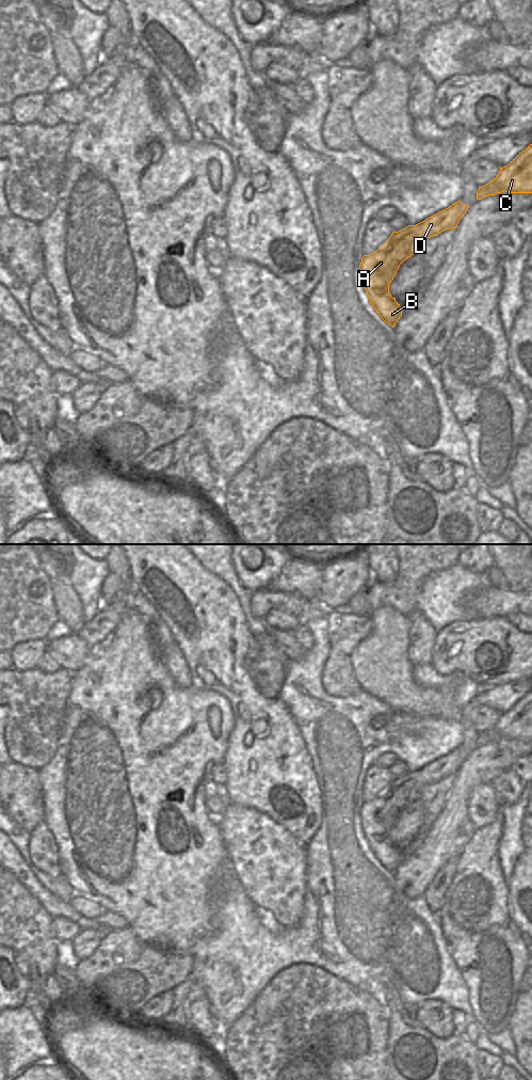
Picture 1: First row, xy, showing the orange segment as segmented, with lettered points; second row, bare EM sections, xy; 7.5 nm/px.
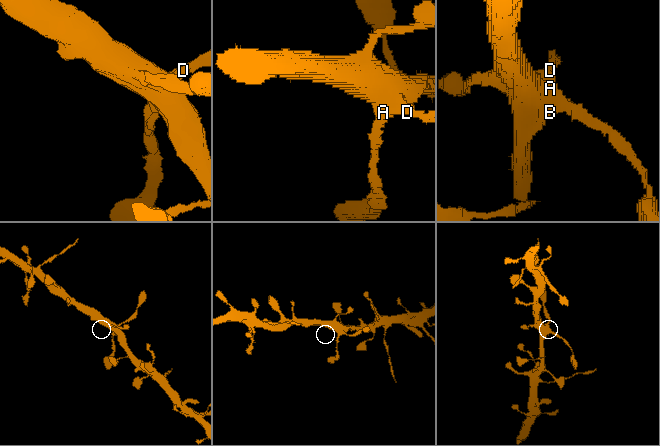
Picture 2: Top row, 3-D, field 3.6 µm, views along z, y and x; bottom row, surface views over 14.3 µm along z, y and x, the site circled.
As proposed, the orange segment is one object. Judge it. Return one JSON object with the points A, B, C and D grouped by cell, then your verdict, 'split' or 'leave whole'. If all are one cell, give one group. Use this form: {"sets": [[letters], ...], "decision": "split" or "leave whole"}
{"sets": [["A", "B", "C", "D"]], "decision": "leave whole"}

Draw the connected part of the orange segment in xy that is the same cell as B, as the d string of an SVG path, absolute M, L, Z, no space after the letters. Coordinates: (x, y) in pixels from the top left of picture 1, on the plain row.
M458 746L416 772L393 778L377 797L362 803L359 815L364 835L370 849L386 870L393 874L402 862L402 854L389 839L389 830L400 811L419 799L419 794L426 784L437 782L446 776L455 776L468 755Z

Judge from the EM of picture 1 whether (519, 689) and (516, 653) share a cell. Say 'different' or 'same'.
different

